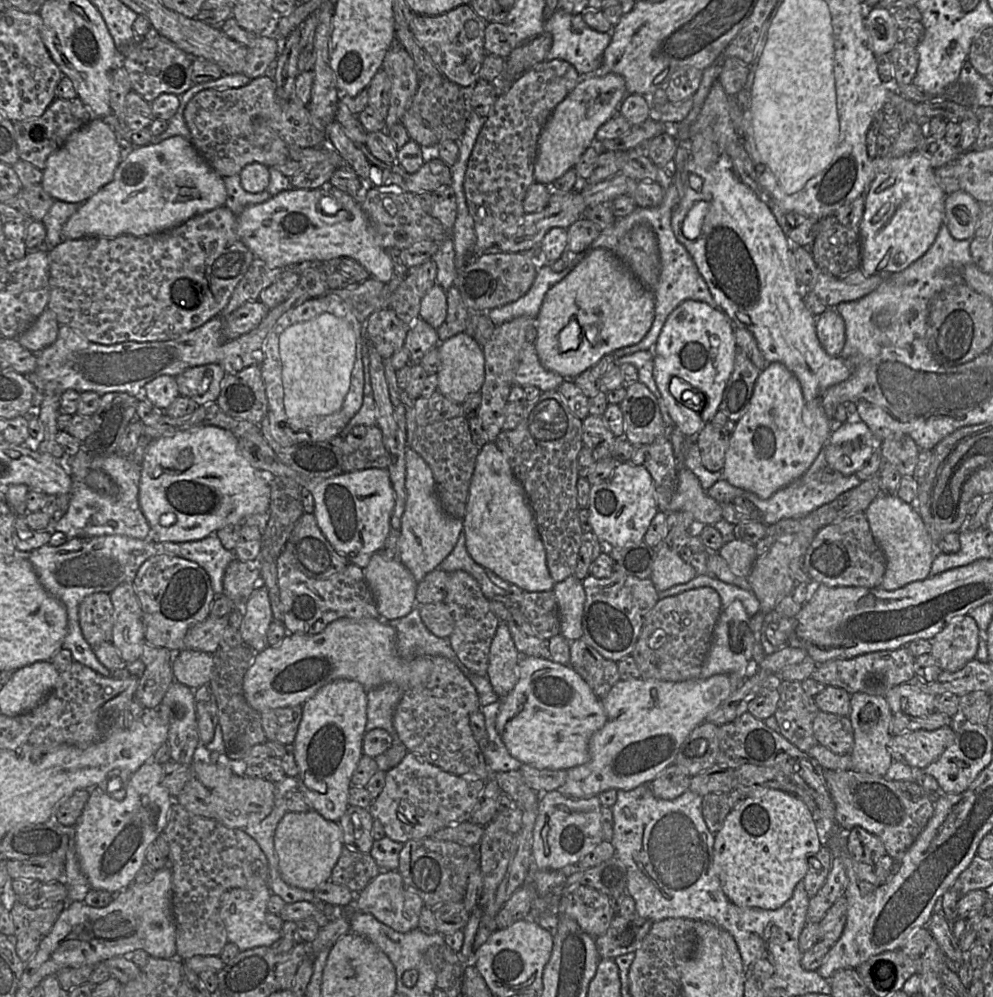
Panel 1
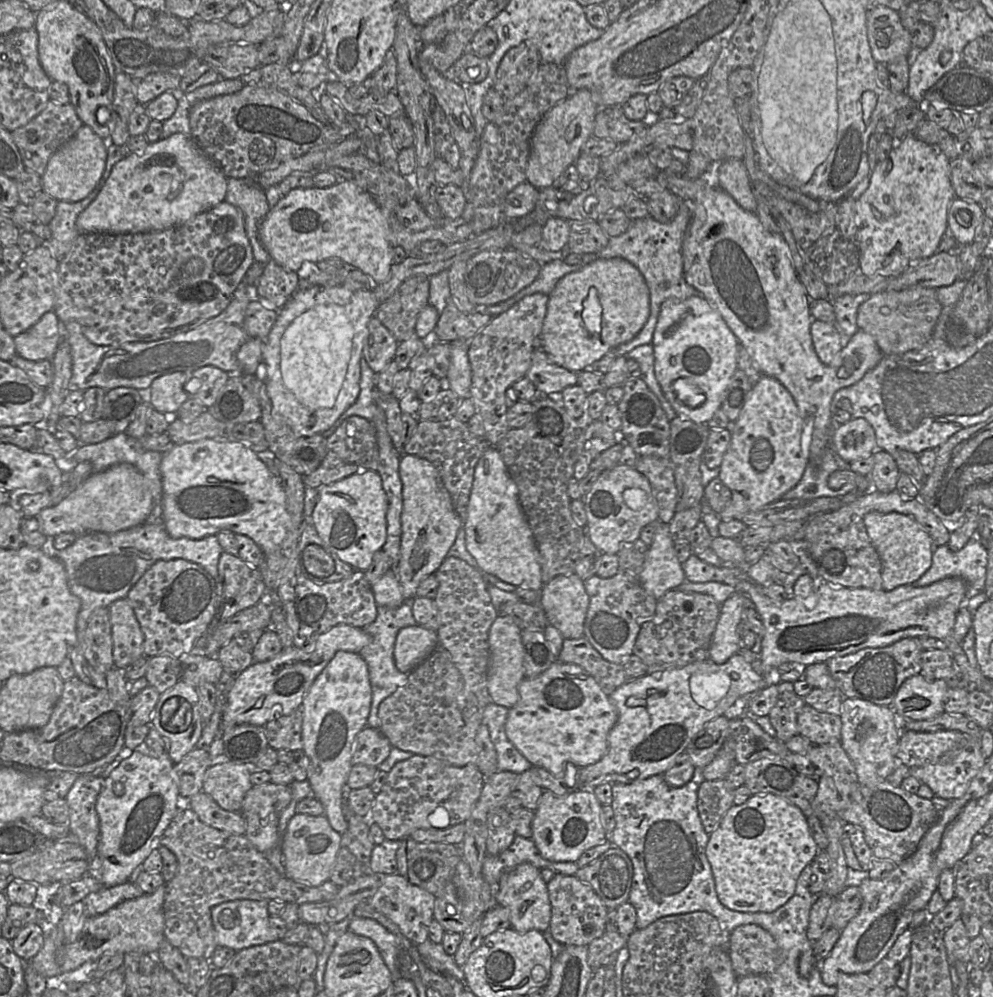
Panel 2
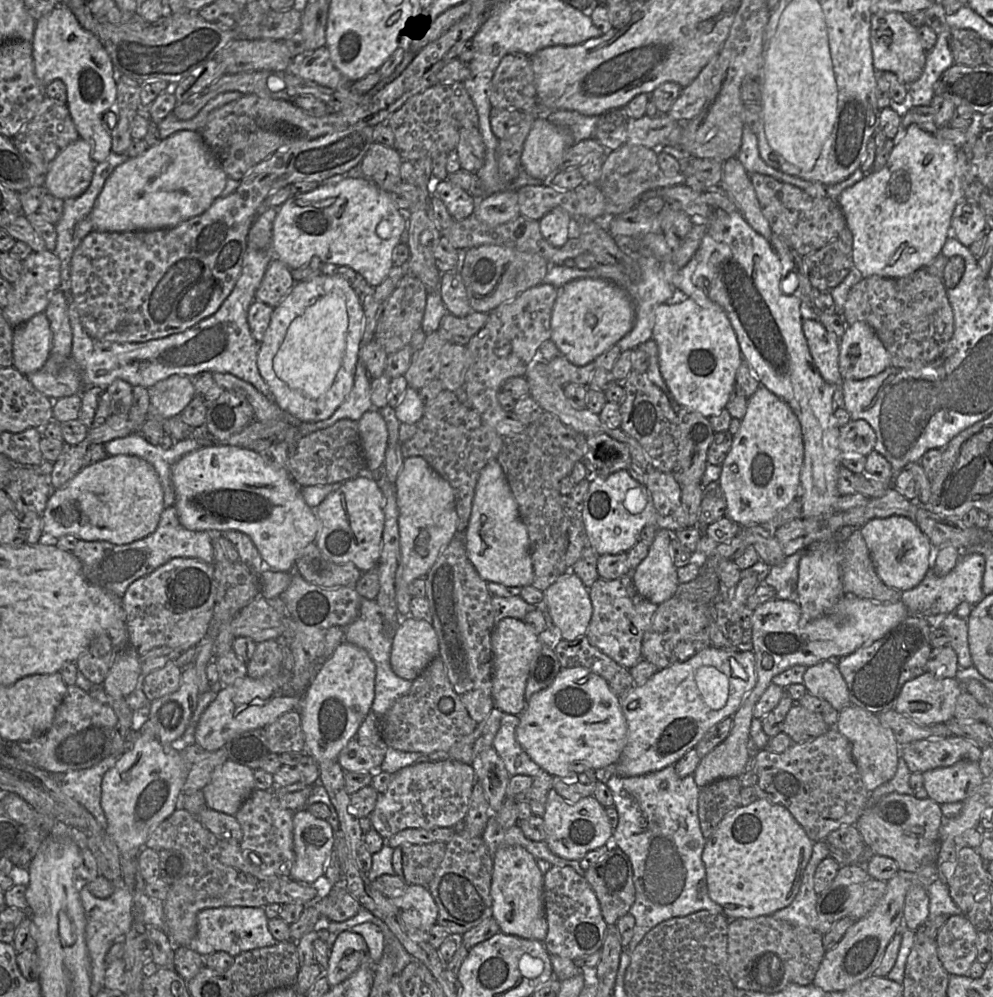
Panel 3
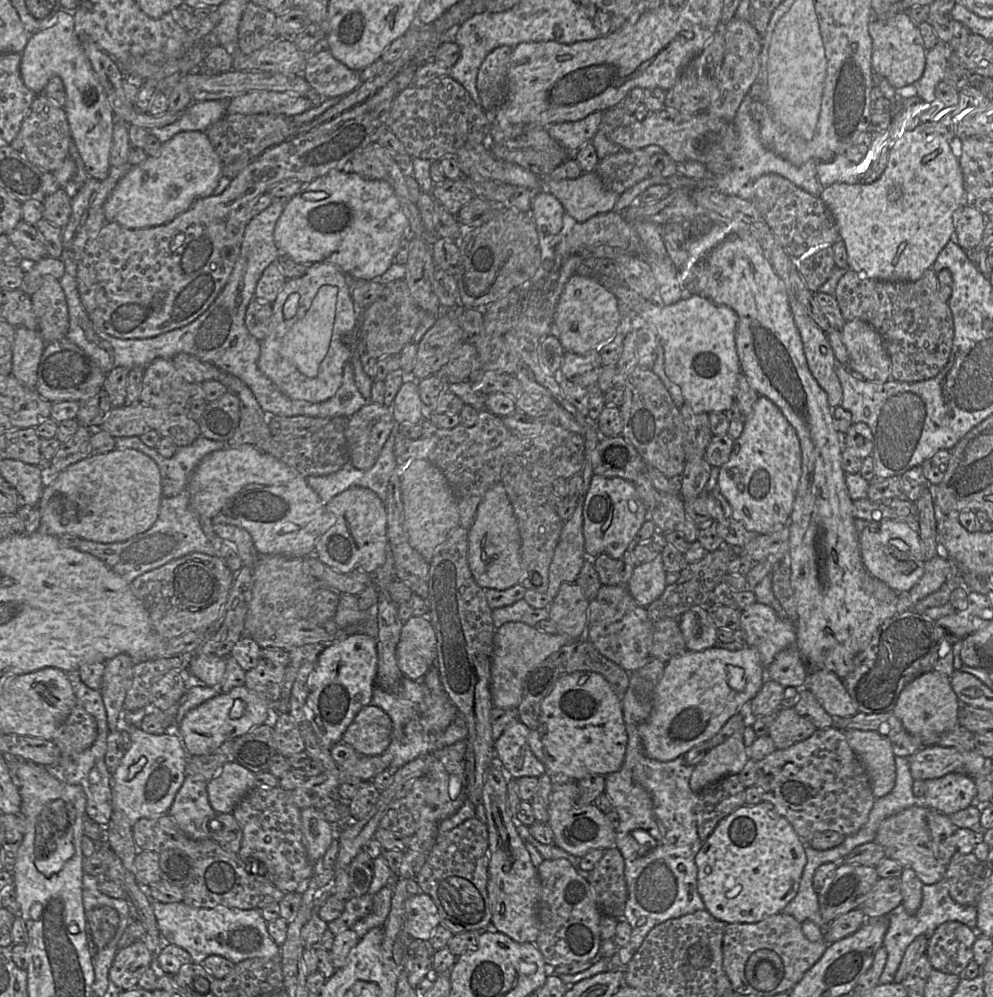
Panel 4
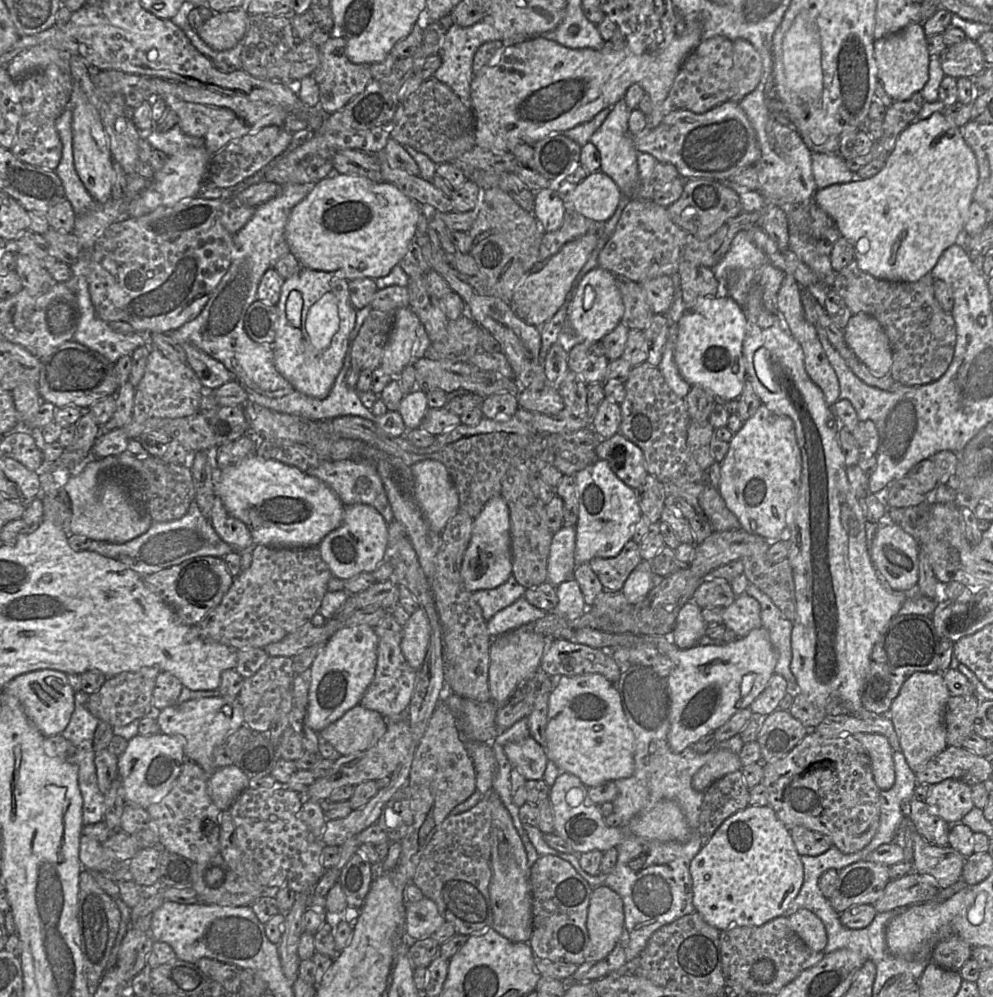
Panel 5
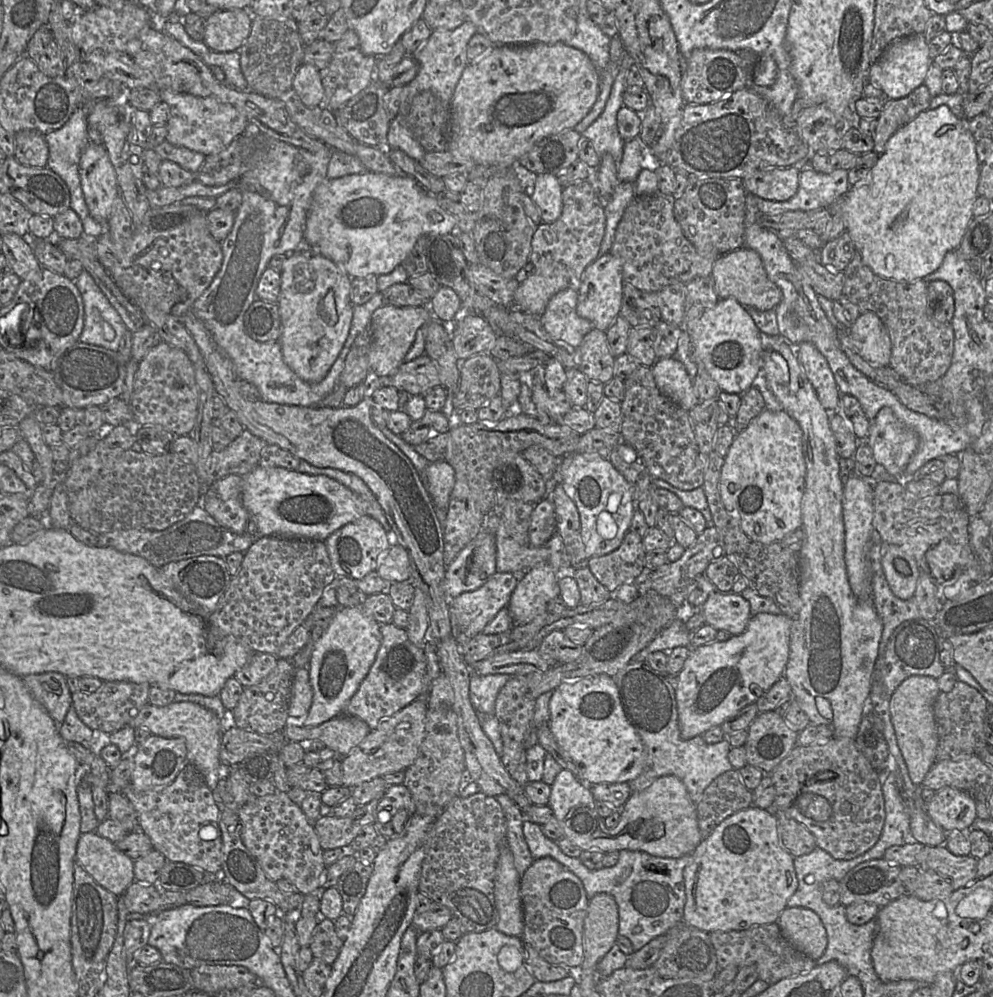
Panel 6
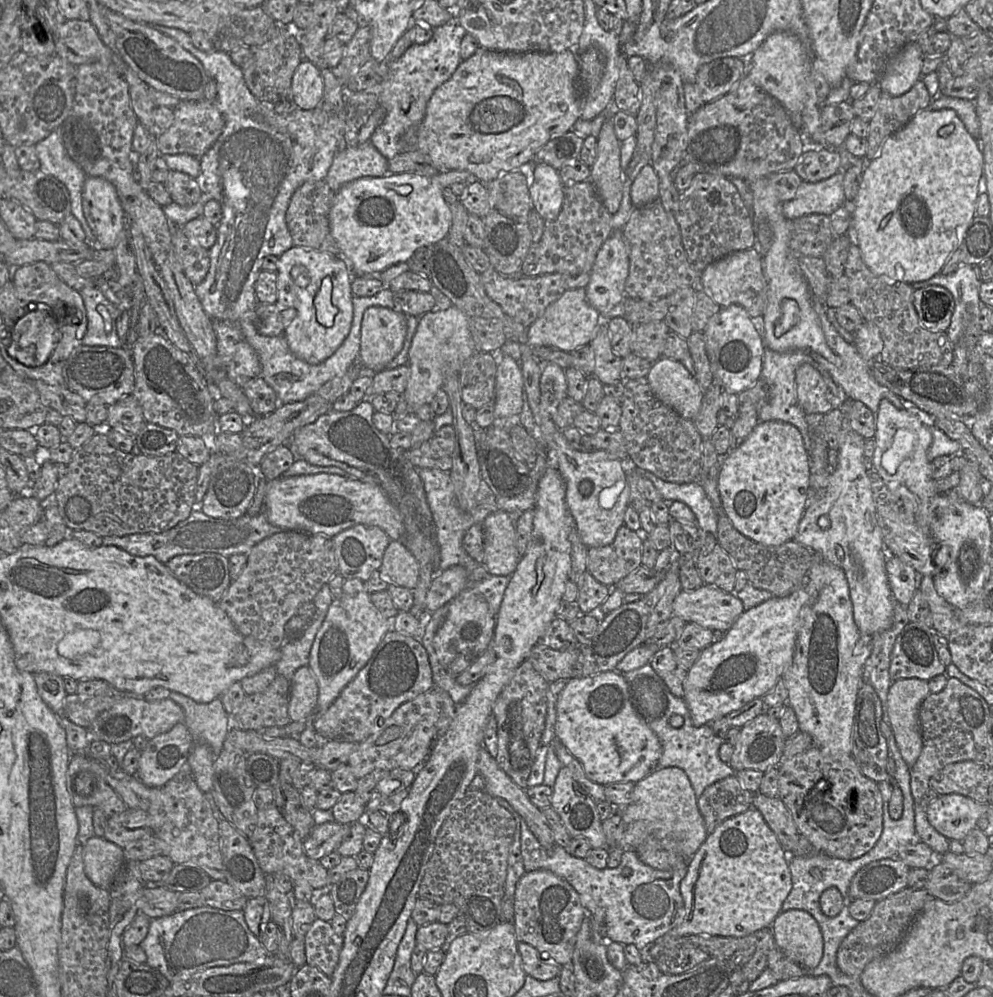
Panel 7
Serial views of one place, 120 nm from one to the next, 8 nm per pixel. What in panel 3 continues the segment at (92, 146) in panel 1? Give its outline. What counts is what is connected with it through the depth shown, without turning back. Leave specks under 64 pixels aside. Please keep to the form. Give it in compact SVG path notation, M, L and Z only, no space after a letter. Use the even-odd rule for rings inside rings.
M80 137L62 150L51 162L44 176L43 186L46 193L50 193L62 200L78 197L83 194L91 183L97 164L92 160L90 151L88 142Z

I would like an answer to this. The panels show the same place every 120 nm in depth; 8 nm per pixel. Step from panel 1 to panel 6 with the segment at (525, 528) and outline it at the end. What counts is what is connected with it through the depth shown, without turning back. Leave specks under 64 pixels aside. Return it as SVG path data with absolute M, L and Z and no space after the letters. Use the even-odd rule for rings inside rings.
M483 528L446 568L444 586L449 600L477 590L495 573L495 535Z

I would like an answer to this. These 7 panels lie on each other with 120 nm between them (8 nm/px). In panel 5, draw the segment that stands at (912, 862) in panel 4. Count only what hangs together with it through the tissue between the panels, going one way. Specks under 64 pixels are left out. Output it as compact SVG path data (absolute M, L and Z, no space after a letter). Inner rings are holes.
M904 819L901 830L905 829L910 832L913 842L913 871L933 876L940 889L947 888L962 878L966 858L961 853L948 845L929 843L916 831L910 819Z

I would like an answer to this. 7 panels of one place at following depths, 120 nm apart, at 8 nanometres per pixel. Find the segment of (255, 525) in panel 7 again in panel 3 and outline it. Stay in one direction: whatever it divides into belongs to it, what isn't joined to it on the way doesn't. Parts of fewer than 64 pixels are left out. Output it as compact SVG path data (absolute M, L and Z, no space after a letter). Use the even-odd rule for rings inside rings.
M173 505L164 509L156 530L147 537L123 545L101 540L79 540L71 552L80 560L83 575L89 583L103 588L122 601L130 584L173 558L195 558L213 565L212 537L213 533L209 531L192 531L183 527Z

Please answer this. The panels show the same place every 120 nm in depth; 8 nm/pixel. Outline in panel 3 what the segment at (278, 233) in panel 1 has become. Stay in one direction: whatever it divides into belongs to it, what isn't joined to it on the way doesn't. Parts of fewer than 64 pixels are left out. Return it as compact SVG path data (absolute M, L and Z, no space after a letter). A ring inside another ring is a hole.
M346 177L337 184L321 185L310 192L292 196L281 205L272 228L273 248L279 259L291 269L318 258L324 263L347 266L371 286L377 287L394 266L392 253L401 242L405 228L406 220L385 191L367 178Z

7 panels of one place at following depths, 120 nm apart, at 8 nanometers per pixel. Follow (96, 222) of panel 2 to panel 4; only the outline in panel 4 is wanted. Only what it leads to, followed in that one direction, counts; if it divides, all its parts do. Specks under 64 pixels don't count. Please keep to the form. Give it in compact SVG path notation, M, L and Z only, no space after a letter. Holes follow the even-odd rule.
M205 132L177 133L161 144L156 157L133 165L116 184L104 204L108 222L129 229L151 228L172 221L196 200L213 194L222 175L223 163Z

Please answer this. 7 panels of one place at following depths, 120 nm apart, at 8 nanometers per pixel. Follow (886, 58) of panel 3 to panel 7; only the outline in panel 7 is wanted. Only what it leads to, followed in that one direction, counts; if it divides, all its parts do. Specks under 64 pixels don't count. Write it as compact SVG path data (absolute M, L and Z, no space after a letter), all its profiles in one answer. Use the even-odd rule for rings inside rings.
M917 41L907 43L888 63L878 80L882 92L901 96L921 79L924 52Z

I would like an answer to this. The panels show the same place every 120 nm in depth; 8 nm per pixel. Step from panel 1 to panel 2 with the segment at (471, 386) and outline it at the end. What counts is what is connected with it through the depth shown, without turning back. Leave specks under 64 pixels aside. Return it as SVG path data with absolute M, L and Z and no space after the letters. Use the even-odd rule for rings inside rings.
M454 340L451 346L451 361L446 380L443 384L453 390L460 399L470 398L472 371L468 357L469 342Z

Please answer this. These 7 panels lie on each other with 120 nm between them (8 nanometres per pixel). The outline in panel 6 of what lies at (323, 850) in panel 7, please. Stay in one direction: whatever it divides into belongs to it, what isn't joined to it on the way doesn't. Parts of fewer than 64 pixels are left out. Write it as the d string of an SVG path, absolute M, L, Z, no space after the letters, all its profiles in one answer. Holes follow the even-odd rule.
M376 798L363 806L358 806L348 817L320 816L313 826L322 850L335 848L348 850L360 830L365 825L373 824L379 800Z

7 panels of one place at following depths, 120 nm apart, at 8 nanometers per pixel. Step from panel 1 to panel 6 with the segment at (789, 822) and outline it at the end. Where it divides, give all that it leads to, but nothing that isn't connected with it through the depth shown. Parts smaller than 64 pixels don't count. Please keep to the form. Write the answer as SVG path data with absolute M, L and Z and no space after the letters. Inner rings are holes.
M751 805L734 813L703 839L691 855L692 862L683 872L686 895L683 922L707 933L744 931L775 923L798 888L794 857L780 843L772 809Z

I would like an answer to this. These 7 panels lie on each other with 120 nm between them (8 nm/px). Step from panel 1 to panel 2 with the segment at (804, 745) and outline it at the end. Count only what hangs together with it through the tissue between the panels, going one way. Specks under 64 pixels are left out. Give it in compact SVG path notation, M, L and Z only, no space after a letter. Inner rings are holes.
M781 682L777 686L778 699L769 712L769 719L776 731L776 738L786 743L798 735L797 717L805 701L794 691L792 682Z

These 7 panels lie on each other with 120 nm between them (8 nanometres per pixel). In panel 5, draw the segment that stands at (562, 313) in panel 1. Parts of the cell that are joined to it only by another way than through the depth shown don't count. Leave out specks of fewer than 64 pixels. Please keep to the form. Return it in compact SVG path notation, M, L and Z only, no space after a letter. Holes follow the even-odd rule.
M595 267L579 281L571 295L567 324L578 341L600 341L621 322L624 305L615 274L611 271Z

